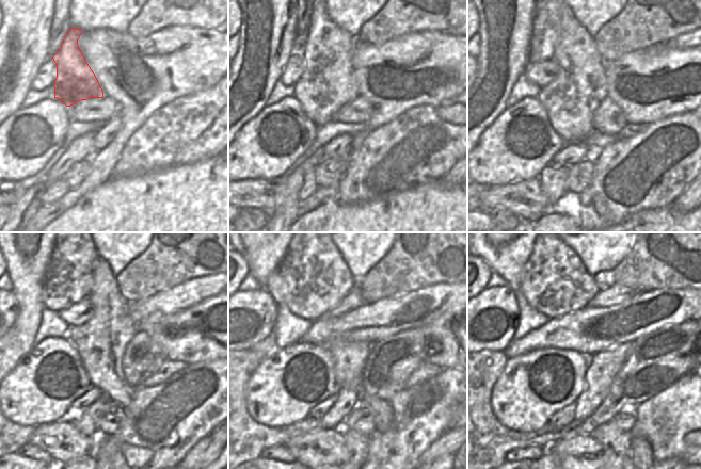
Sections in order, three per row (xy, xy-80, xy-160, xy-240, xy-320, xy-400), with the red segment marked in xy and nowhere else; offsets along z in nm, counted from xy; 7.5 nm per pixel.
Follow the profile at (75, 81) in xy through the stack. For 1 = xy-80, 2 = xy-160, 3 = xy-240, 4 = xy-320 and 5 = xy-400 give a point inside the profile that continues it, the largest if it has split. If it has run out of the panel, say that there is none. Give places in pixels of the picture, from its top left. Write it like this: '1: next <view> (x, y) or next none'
1: next xy-80 (328, 82)
2: next xy-160 (571, 100)
3: next xy-240 (100, 342)
4: next xy-320 (349, 357)
5: next xy-400 (640, 448)

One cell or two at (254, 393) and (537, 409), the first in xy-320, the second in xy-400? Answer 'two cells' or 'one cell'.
one cell

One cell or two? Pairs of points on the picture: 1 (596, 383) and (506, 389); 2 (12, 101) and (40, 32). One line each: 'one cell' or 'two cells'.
1: two cells
2: one cell

